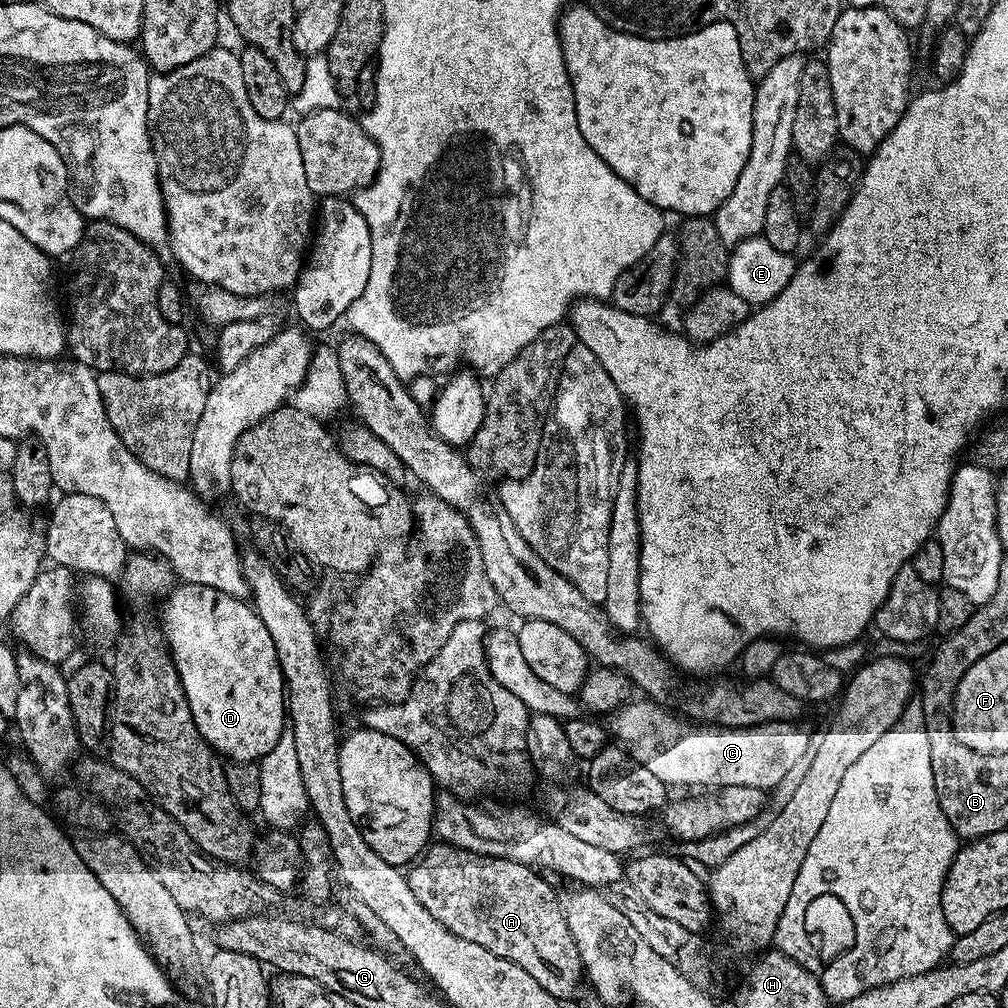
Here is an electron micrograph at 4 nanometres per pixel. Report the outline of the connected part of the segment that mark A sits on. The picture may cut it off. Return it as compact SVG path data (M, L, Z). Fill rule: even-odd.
M436 842L411 868L412 872L407 873L407 878L414 898L418 898L418 902L422 902L422 906L442 926L446 926L446 930L455 936L473 940L478 946L490 950L490 954L498 954L498 958L506 958L522 966L522 970L526 970L526 974L530 974L538 986L542 986L558 1001L568 1002L572 995L575 997L581 991L580 980L582 984L585 974L578 958L578 946L574 946L570 926L566 926L561 901L558 896L556 900L551 886L540 877L543 875L535 867L519 864L506 857L479 856L448 843Z

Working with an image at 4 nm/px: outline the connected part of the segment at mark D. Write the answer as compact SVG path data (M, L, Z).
M181 583L164 597L162 607L164 643L172 653L198 734L202 734L204 741L221 757L229 756L229 761L259 762L274 749L279 736L286 730L284 675L276 661L270 630L262 626L262 618L258 618L251 603L201 584Z

